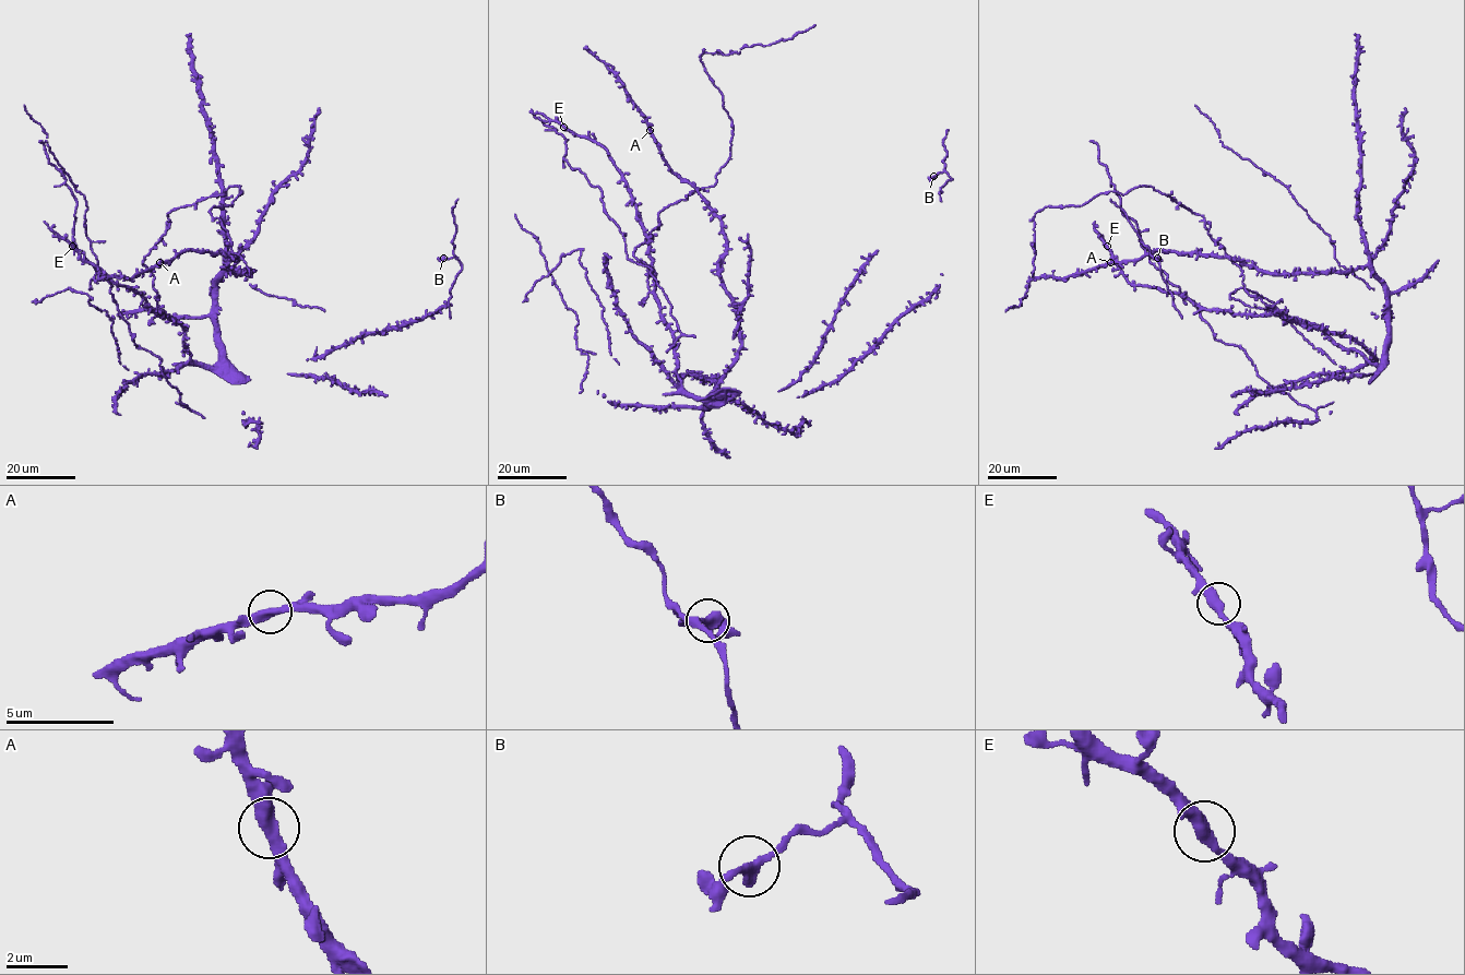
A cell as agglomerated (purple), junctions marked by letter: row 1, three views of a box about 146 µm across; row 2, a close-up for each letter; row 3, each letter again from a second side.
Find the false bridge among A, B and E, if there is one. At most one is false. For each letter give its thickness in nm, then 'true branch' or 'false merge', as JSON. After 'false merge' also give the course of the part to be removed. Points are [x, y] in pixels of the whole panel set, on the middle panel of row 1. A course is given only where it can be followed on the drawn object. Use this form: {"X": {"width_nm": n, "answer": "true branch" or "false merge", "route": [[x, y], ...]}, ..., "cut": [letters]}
{"A": {"width_nm": 400, "answer": "true branch"}, "B": {"width_nm": 360, "answer": "true branch"}, "E": {"width_nm": 400, "answer": "true branch"}, "cut": []}

